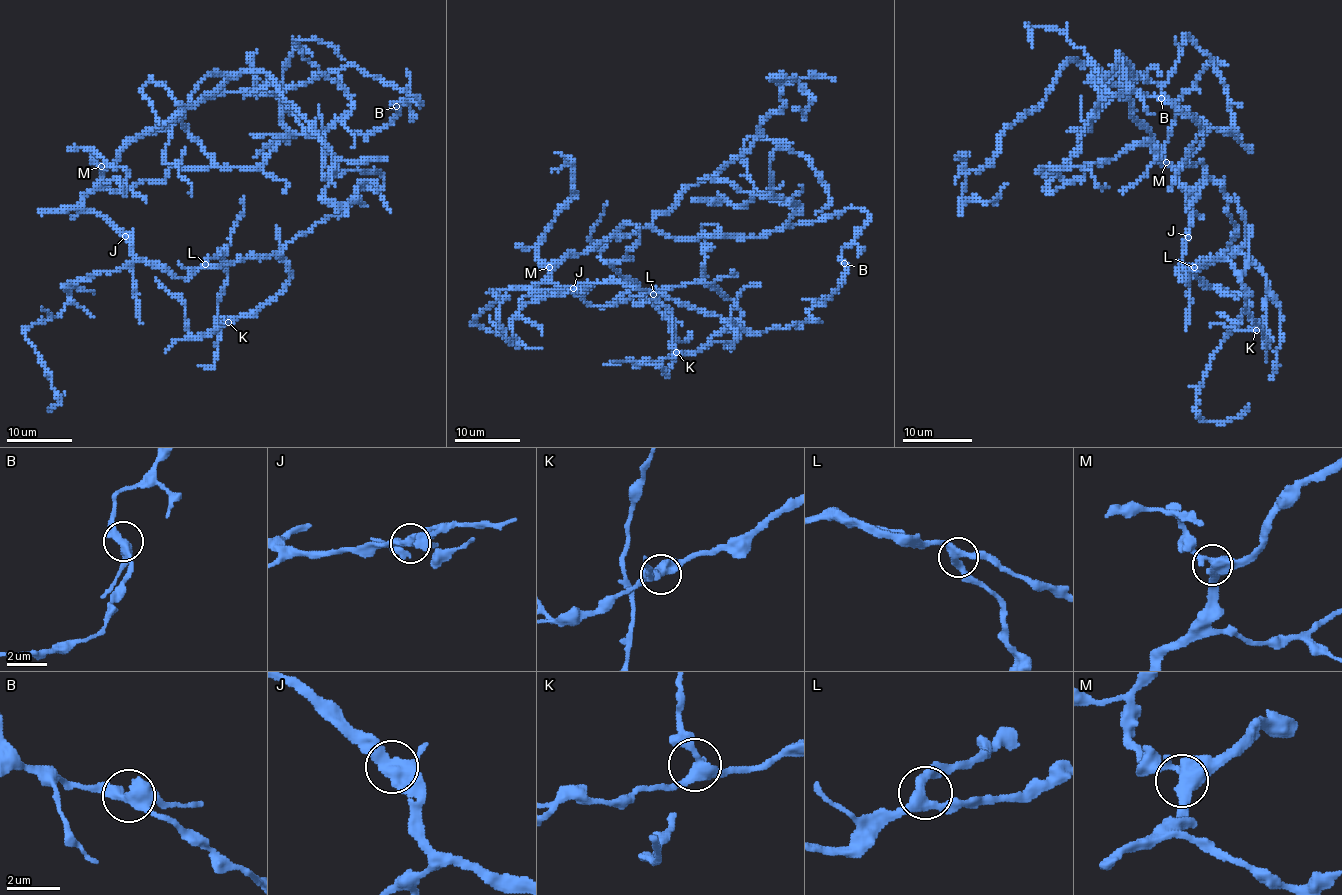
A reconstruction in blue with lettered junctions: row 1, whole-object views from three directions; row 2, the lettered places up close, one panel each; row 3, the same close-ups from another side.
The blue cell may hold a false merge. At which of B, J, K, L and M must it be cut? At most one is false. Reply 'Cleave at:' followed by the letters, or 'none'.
Cleave at: none

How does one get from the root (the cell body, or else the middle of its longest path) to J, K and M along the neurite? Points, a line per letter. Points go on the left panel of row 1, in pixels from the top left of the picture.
J: (113, 163), (85, 197), (85, 207), (104, 215), (126, 236)
K: (113, 163), (85, 207), (137, 257), (176, 277), (272, 254), (287, 264), (279, 293), (228, 322)
M: (113, 163), (101, 166)

